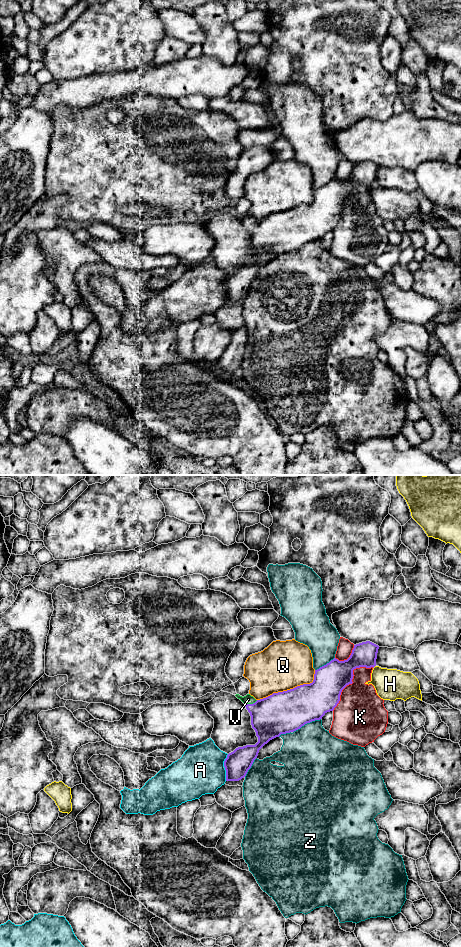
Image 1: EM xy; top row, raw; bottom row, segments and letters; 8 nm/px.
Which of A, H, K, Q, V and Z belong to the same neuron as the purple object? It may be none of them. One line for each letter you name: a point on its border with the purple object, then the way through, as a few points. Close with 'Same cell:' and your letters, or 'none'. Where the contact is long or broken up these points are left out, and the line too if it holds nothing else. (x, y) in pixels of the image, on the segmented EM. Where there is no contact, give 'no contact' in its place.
V: xy (251, 704) | across xy (280, 713), (264, 713), (251, 704), (248, 699)
Same cell: V

